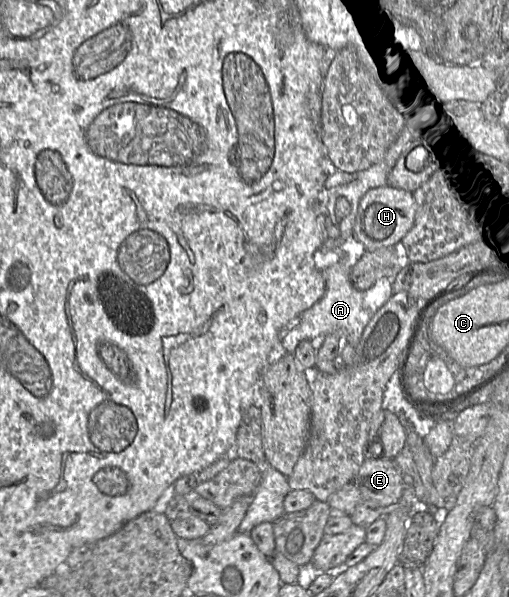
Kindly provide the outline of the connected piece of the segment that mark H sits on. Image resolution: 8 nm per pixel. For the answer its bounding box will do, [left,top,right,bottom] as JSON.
[353,185,416,251]

